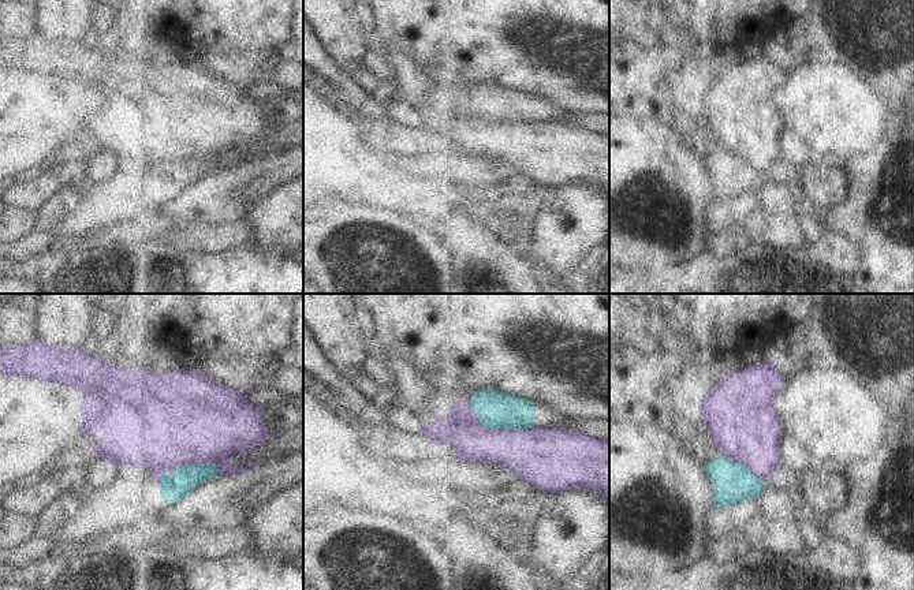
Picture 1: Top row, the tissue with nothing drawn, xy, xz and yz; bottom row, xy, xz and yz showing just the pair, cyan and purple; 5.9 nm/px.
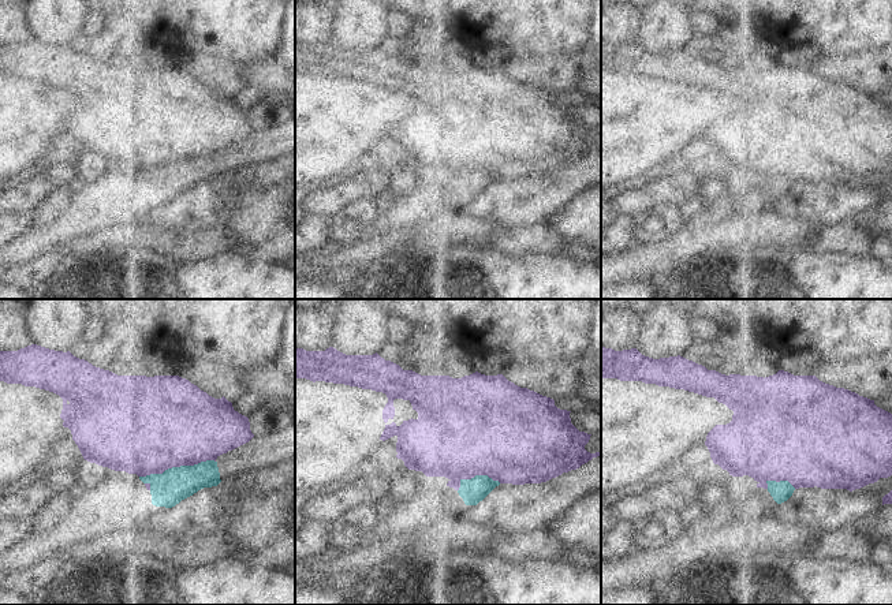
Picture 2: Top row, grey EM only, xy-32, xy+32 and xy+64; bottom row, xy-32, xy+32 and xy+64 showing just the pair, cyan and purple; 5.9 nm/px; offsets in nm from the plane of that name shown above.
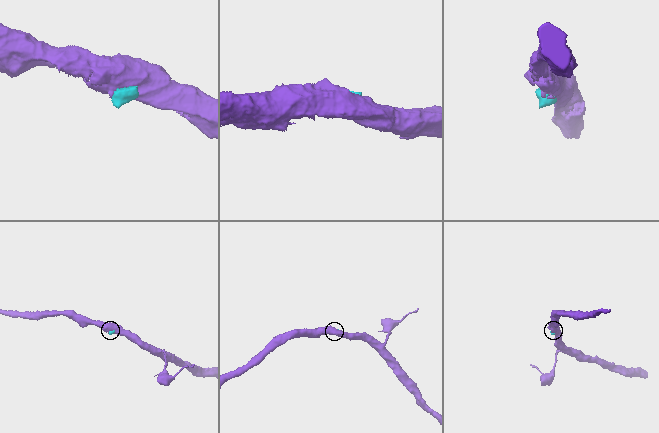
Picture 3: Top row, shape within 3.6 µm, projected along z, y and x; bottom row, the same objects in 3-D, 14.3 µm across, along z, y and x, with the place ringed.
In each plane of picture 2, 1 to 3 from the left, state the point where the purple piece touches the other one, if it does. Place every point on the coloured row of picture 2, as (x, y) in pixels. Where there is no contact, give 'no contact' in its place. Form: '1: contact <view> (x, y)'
1: contact xy-32 (176, 467)
2: contact xy+32 (476, 475)
3: contact xy+64 (780, 481)

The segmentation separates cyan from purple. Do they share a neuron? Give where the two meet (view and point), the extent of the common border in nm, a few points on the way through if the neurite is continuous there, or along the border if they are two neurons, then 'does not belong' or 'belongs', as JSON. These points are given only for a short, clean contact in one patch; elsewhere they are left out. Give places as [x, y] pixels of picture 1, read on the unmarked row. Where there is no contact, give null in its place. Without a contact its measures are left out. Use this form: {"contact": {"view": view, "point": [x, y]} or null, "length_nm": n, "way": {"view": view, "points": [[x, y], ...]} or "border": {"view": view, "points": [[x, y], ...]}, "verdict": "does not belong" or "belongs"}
{"contact": {"view": "xy", "point": [185, 159]}, "length_nm": 380, "border": {"view": "xy", "points": [[220, 160], [178, 159], [170, 165], [163, 165], [159, 178]]}, "verdict": "does not belong"}

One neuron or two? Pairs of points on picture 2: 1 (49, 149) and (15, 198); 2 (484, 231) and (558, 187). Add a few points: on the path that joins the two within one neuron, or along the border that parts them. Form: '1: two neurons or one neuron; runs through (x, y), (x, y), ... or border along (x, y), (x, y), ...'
1: two neurons; border along (70, 164), (48, 163), (38, 165)
2: two neurons; border along (462, 220), (484, 220), (500, 227)

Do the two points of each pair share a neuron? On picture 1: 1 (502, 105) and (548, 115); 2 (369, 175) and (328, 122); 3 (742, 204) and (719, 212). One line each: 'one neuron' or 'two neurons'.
1: one neuron
2: one neuron
3: one neuron

